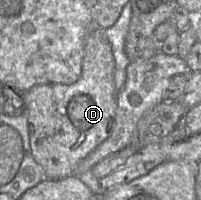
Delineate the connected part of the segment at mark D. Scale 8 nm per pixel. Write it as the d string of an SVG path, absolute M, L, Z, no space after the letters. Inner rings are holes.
M93 24L87 34L81 77L73 84L46 84L26 93L30 146L46 179L75 175L79 163L112 133L117 110L115 59L105 29Z

